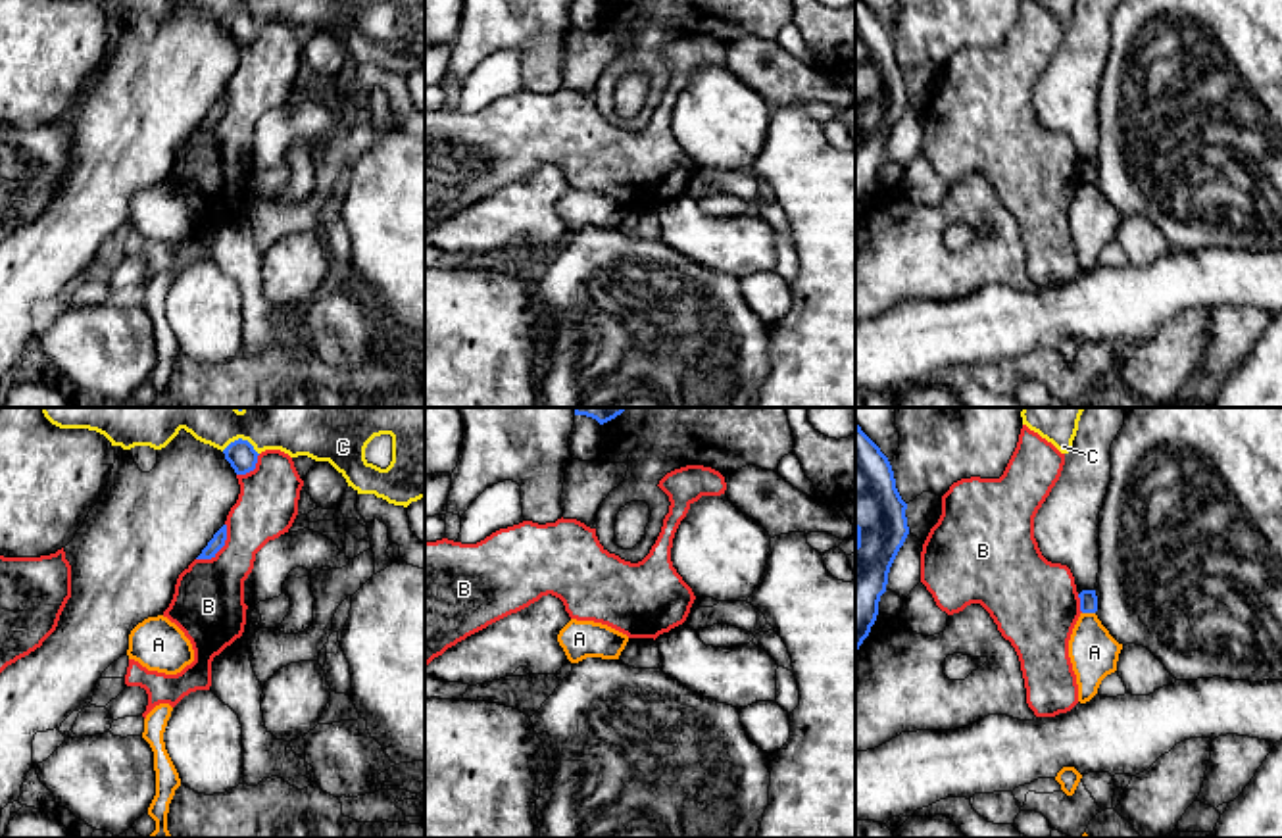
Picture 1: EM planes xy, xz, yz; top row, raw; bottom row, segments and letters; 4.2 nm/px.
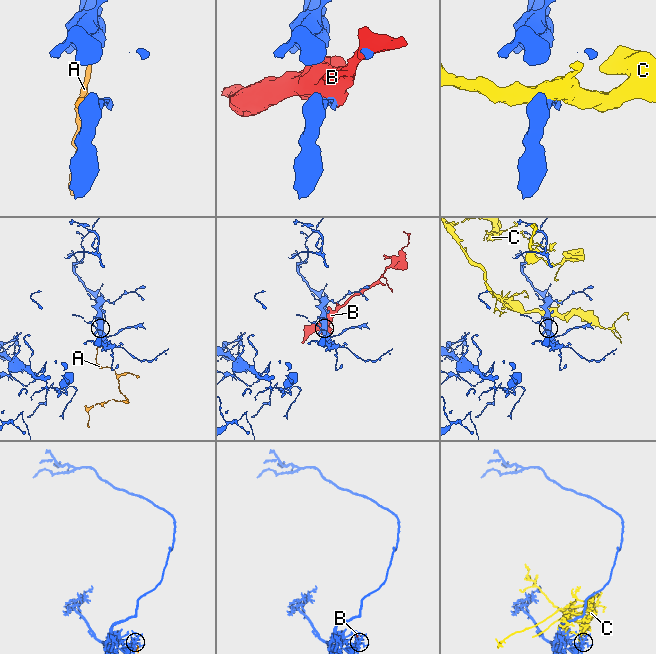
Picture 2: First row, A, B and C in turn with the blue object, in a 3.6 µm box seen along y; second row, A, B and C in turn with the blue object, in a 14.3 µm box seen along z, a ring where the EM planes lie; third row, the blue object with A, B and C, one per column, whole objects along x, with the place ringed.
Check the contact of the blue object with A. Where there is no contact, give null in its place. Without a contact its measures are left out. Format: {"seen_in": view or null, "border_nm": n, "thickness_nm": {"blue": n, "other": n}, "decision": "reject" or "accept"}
{"seen_in": "yz", "border_nm": 60, "thickness_nm": {"blue": 80, "other": 200}, "decision": "reject"}

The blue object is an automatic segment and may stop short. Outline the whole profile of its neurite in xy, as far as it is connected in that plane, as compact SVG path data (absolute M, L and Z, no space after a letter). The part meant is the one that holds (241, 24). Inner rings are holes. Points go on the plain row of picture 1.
M234 10L225 19L225 29L231 33L236 44L246 44L256 38L258 21L248 10Z

